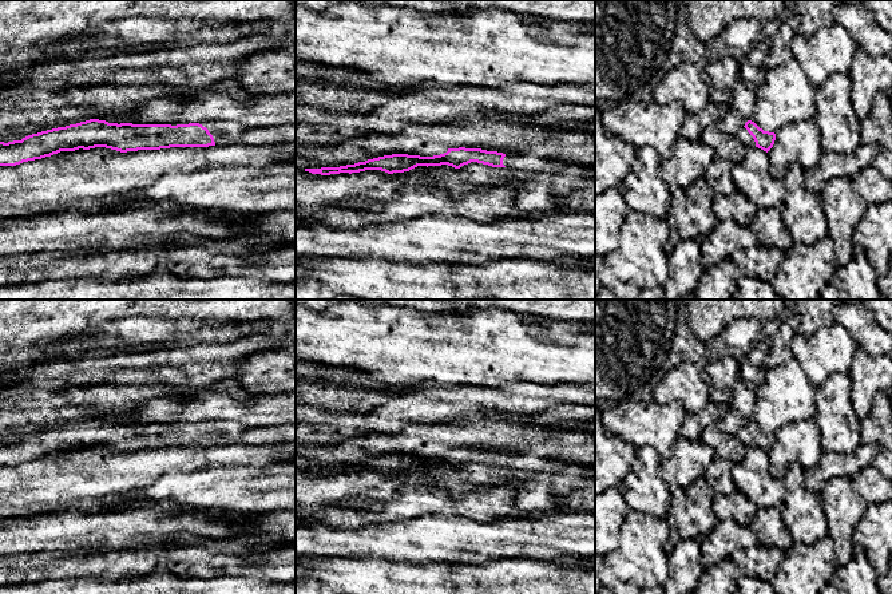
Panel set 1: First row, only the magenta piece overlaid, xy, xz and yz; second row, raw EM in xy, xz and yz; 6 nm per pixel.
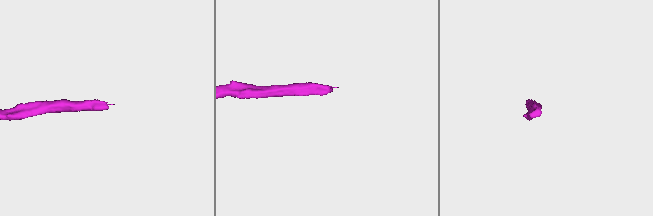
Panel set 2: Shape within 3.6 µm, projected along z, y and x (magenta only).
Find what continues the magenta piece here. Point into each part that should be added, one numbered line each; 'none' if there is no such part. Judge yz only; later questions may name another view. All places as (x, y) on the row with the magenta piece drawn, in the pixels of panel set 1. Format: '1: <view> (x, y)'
1: yz (742, 134)

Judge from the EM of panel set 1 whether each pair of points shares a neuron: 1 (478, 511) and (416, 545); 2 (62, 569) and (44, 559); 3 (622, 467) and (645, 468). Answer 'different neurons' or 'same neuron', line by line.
1: different neurons
2: same neuron
3: different neurons

